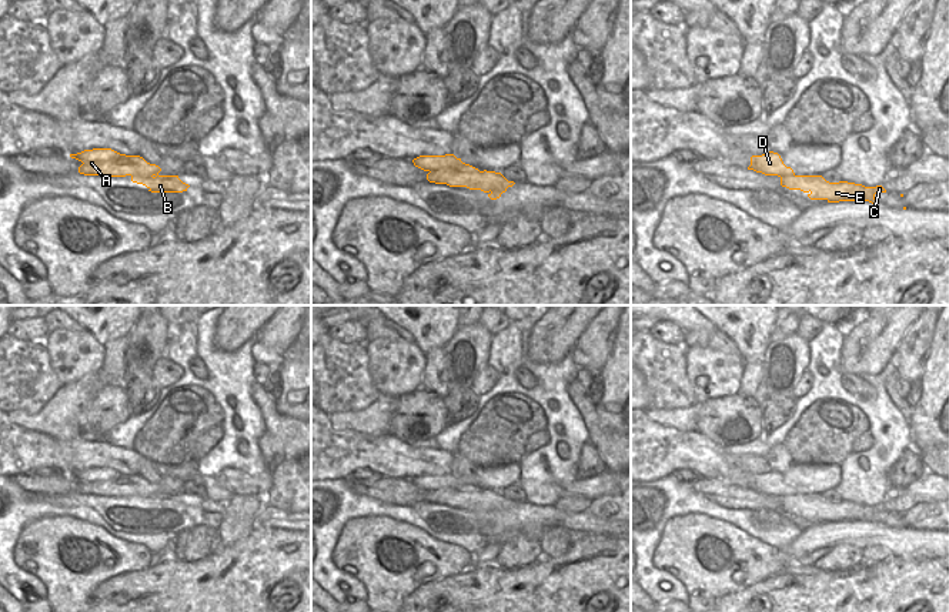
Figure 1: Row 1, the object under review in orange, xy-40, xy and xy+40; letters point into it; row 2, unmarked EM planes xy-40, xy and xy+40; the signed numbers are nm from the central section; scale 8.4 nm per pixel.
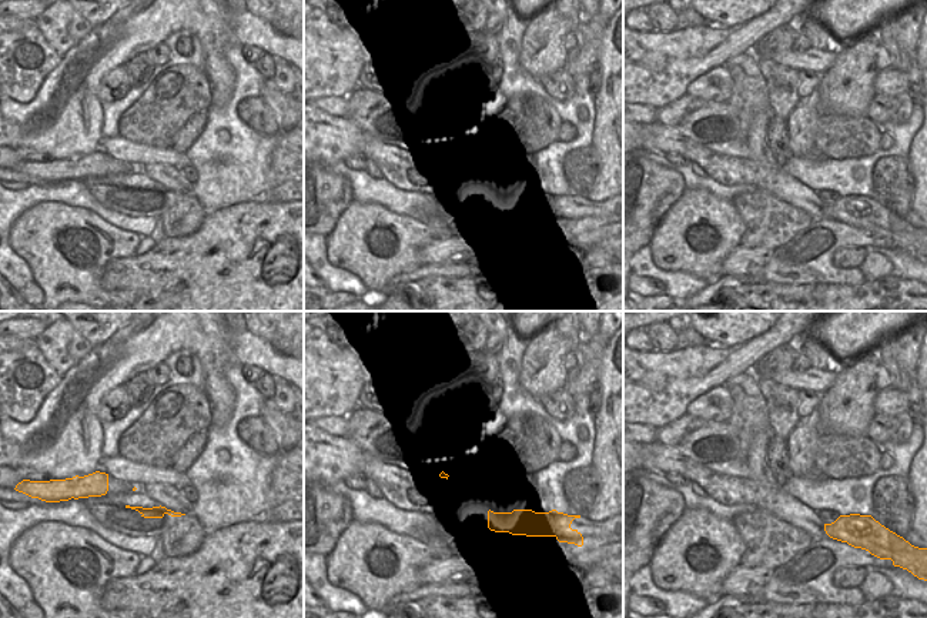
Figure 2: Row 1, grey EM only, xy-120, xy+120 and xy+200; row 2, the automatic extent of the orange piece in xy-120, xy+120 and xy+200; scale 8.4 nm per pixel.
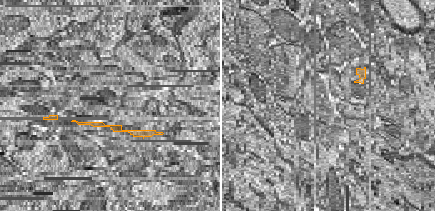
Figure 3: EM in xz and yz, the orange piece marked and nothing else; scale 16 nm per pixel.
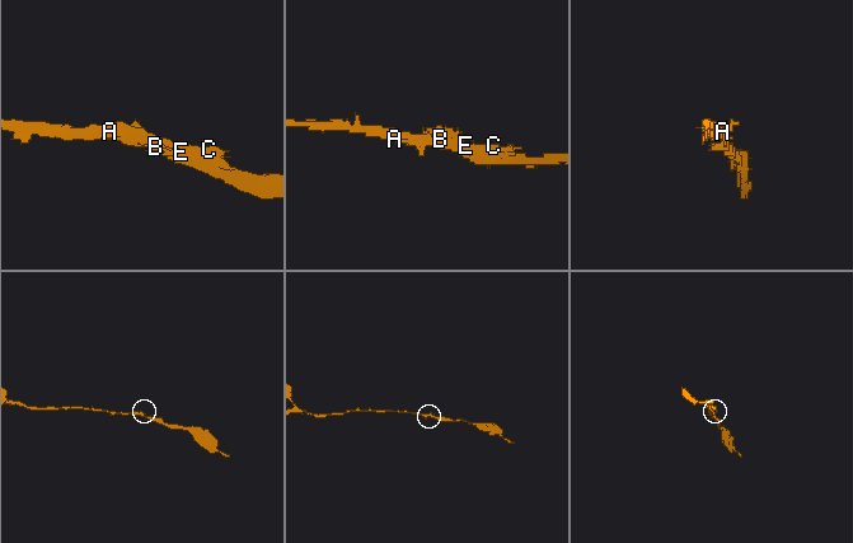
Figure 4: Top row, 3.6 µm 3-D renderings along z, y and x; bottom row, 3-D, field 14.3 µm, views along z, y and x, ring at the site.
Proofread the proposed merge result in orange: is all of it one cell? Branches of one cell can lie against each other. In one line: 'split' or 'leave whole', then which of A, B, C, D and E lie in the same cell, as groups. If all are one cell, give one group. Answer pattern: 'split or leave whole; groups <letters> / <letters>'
leave whole; groups A B C D E

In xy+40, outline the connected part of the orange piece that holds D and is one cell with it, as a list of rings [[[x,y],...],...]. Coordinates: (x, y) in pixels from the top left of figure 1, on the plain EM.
[[[769,471],[762,475],[752,475],[748,489],[765,495],[778,495],[781,505],[789,509],[801,509],[811,519],[839,521],[869,521],[878,524],[875,515],[886,512],[882,505],[865,506],[862,504],[839,501],[829,502],[822,495],[796,495],[791,486],[786,486],[778,472]]]

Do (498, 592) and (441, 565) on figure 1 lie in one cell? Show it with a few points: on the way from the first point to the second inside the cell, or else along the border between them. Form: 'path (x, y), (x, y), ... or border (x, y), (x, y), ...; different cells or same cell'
border (471, 565), (457, 574), (425, 582); different cells

